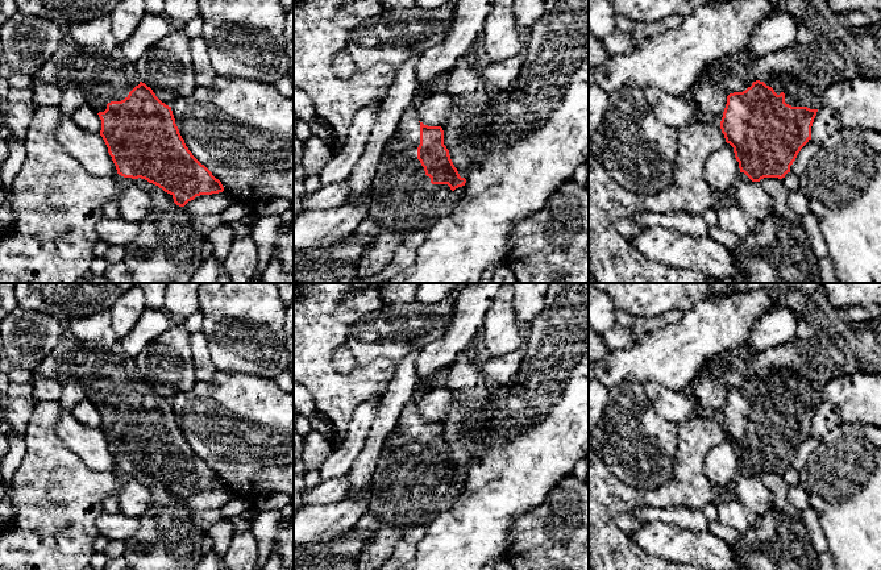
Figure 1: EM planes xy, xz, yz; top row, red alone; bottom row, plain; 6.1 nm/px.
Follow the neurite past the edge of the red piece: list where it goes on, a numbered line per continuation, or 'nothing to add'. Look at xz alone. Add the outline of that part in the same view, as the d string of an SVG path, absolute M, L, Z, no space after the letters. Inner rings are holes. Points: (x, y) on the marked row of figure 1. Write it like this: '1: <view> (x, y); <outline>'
1: xz (403, 200); M408 107L395 134L386 142L369 205L369 215L381 226L360 259L358 278L381 274L392 261L407 234L428 230L446 211L453 191L432 184L417 159L420 122Z

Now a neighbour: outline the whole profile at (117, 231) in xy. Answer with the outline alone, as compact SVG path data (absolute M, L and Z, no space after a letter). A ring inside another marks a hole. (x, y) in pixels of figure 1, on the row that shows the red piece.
M121 217L104 219L96 225L100 241L108 245L129 245L140 232L140 221L126 221Z

